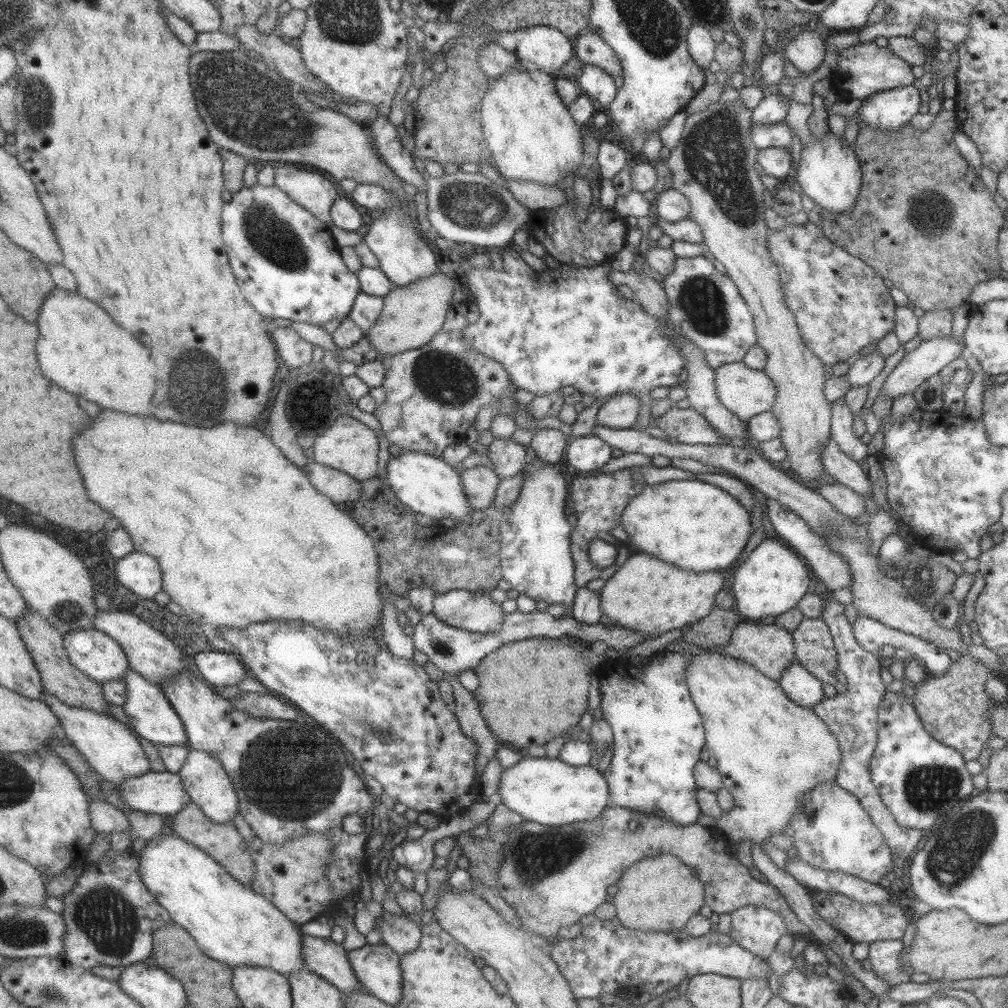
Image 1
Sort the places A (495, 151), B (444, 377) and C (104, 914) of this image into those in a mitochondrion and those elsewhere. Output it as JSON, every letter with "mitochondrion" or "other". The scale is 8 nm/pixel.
{"A":"other","B":"mitochondrion","C":"mitochondrion"}

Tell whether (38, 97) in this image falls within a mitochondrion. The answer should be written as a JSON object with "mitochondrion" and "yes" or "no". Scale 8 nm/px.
{"mitochondrion":"yes"}

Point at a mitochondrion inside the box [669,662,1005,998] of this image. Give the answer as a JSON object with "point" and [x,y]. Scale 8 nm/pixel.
{"point":[955,855]}

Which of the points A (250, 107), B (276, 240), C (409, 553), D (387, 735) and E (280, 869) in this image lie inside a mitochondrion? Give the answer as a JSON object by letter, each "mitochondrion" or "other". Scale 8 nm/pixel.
{"A":"mitochondrion","B":"mitochondrion","C":"other","D":"mitochondrion","E":"other"}

